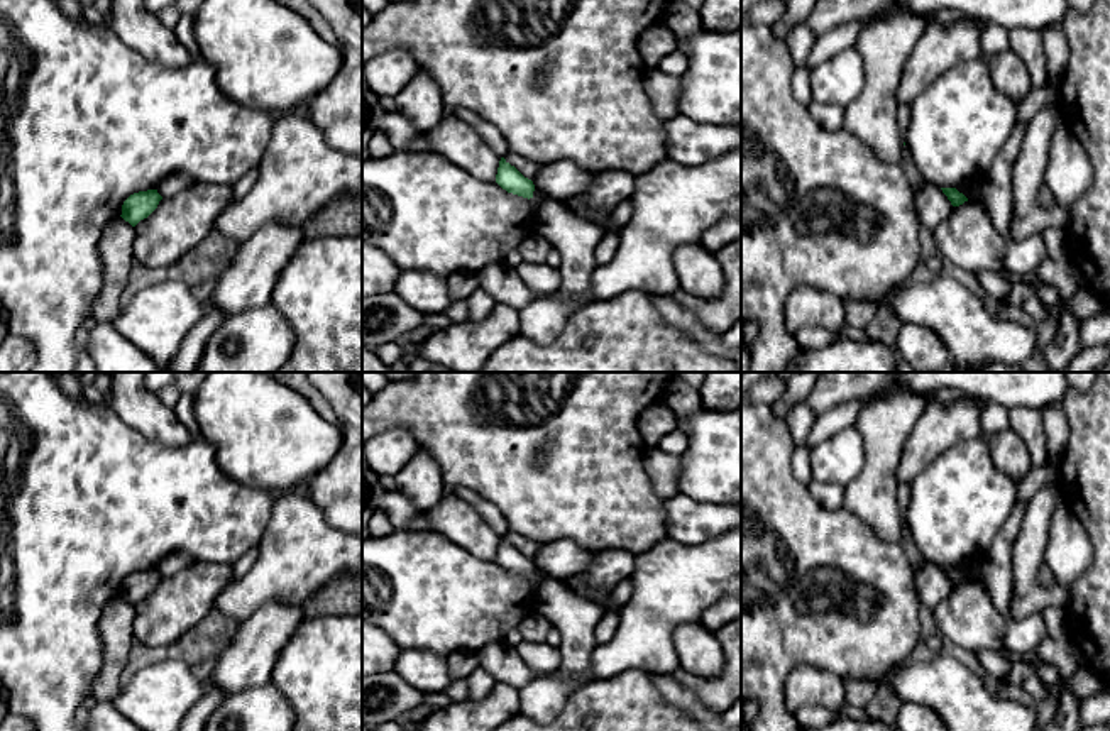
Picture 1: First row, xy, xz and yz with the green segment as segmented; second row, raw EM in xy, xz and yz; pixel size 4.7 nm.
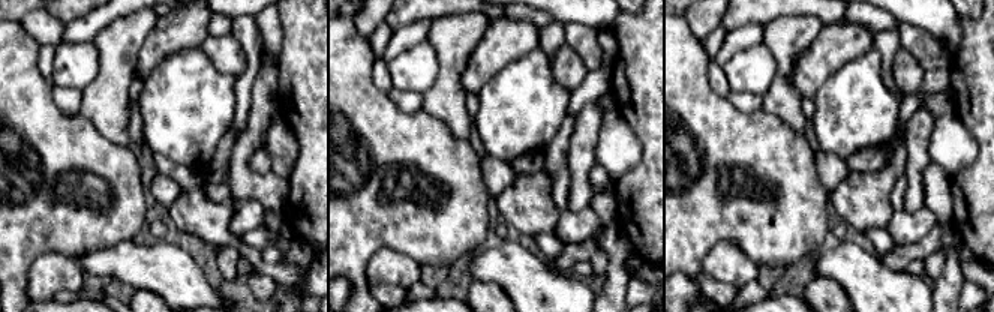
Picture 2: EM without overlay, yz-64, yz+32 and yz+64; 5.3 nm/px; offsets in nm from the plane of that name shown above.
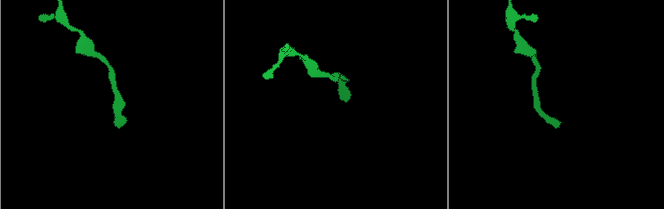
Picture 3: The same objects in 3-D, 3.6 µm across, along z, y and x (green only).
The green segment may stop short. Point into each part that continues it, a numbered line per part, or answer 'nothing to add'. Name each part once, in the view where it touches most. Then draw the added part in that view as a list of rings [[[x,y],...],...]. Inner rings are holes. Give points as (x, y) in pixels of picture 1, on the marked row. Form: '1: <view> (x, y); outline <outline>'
nothing to add

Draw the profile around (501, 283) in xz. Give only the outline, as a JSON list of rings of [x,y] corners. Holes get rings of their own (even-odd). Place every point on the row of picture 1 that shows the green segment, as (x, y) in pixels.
[[[503,262],[491,264],[475,272],[479,289],[486,291],[496,303],[506,305],[513,310],[531,303],[538,294],[531,293],[516,269],[504,266]]]

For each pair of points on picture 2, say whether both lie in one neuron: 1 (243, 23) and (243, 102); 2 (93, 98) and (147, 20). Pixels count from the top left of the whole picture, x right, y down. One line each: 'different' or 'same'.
1: same
2: same

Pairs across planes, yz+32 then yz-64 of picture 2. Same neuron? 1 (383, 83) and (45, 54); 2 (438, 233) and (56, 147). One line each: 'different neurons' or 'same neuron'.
1: same neuron
2: same neuron

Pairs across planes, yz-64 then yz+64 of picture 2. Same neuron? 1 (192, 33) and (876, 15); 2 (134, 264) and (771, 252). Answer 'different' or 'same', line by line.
1: different
2: different

